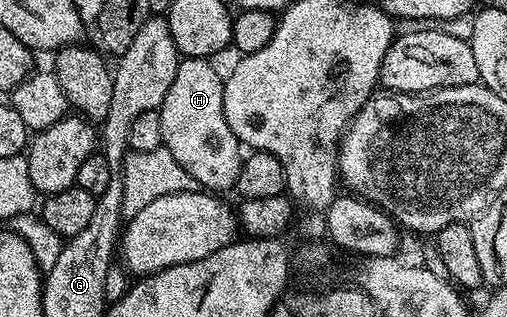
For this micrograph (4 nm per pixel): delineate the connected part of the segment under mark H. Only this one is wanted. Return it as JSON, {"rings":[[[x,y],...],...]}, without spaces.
{"rings":[[[183,58],[179,61],[173,84],[166,92],[165,100],[159,108],[163,146],[175,158],[182,173],[196,181],[198,187],[211,192],[224,192],[235,187],[237,176],[241,172],[244,155],[239,154],[240,135],[235,134],[224,116],[224,79],[222,73],[213,66],[210,59]]]}

